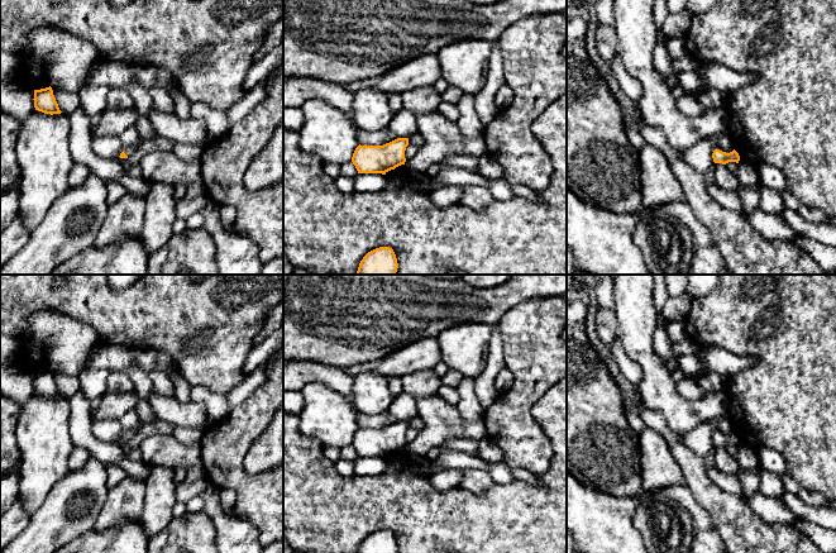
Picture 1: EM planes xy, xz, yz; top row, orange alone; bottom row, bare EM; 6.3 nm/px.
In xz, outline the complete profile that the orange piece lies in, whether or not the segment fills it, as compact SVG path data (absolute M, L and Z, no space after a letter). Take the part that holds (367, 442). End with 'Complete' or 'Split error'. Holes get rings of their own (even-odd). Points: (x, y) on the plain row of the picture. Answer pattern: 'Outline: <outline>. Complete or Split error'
Outline: M397 421L383 429L358 429L353 437L352 445L358 457L382 457L405 448L405 434L409 421Z. Complete

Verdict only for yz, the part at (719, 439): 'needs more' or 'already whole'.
already whole

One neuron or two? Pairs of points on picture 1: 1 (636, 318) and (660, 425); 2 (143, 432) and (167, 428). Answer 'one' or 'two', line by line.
1: two
2: one

